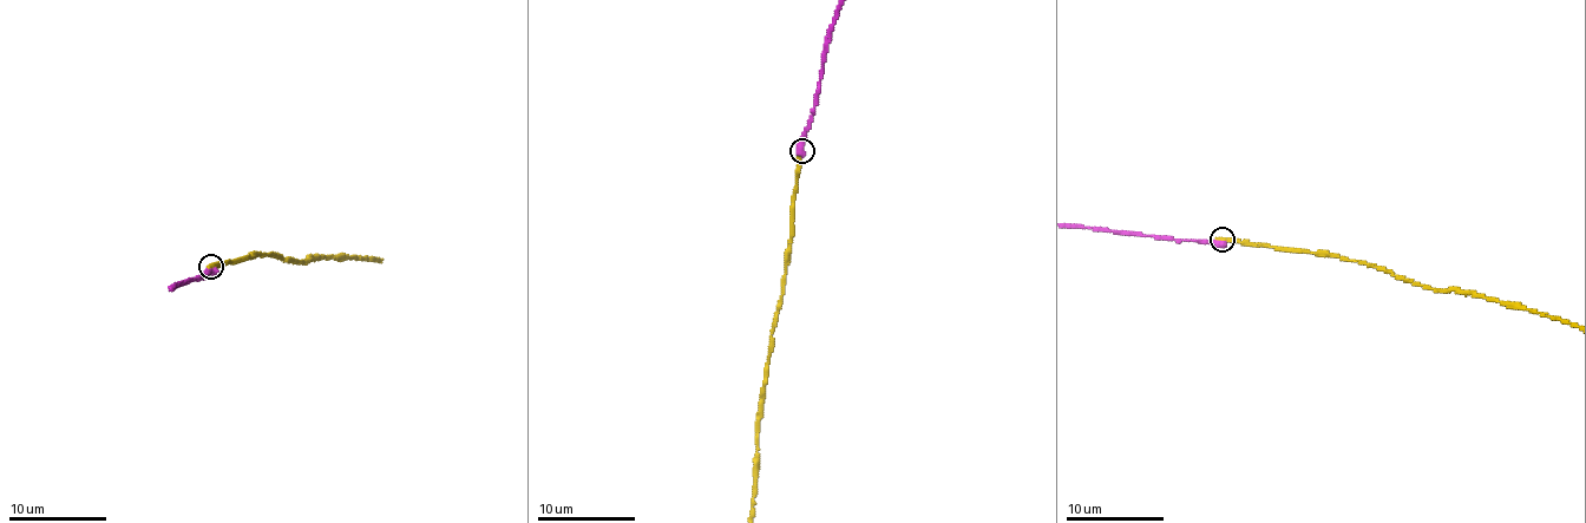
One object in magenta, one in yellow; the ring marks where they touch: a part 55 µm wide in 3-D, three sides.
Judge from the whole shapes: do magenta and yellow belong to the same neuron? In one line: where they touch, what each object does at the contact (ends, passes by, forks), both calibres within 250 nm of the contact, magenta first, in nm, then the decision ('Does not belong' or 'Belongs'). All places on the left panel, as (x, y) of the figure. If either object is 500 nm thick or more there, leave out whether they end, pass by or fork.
Place: (211, 267). Thickness 600 nm (magenta) against 240 nm. Does not belong

